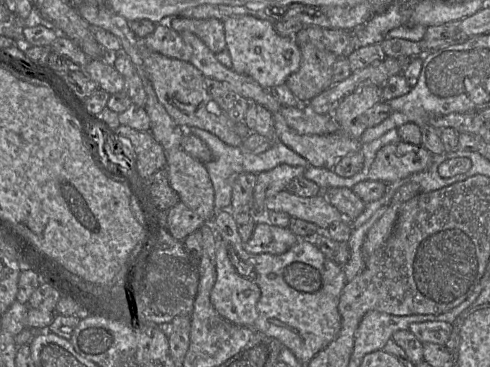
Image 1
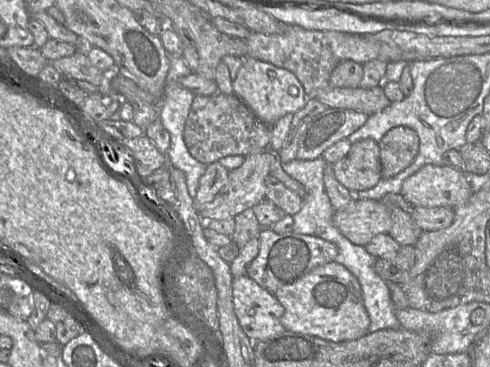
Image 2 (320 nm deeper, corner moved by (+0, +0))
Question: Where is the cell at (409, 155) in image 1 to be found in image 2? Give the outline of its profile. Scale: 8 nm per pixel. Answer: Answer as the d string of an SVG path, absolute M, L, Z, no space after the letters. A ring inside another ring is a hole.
M424 165L402 184L400 195L414 207L454 209L473 195L466 173L444 165Z

